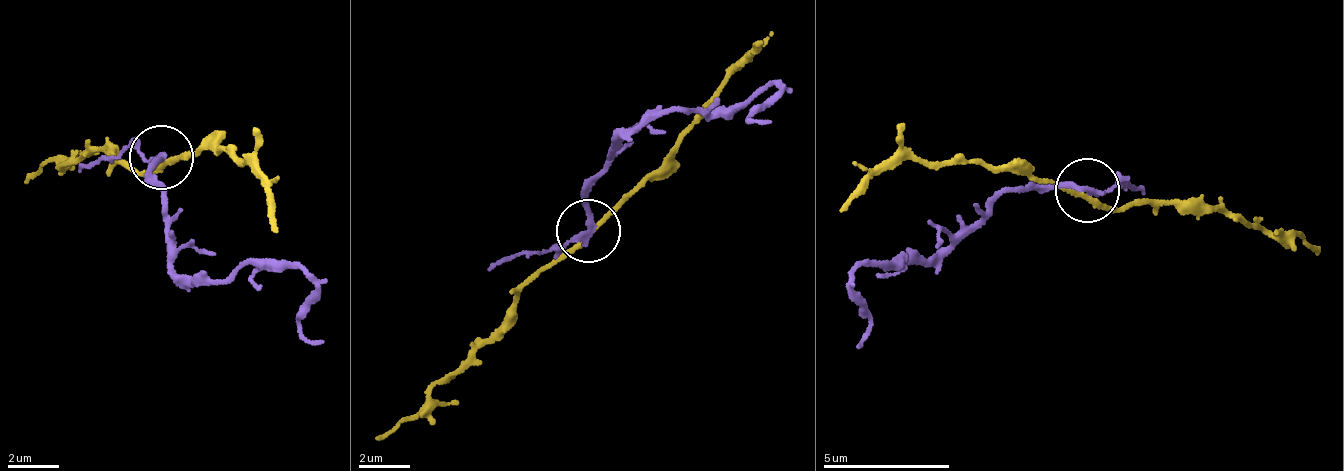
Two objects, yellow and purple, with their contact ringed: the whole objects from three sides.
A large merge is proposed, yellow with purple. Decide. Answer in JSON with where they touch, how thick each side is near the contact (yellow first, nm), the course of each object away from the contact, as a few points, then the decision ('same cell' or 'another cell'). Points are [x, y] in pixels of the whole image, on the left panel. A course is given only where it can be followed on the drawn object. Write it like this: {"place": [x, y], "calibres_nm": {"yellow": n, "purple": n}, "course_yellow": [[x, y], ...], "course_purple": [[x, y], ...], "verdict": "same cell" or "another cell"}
{"place": [161, 157], "calibres_nm": {"yellow": 190, "purple": 240}, "course_yellow": [[160, 161], [212, 146], [247, 164], [255, 173], [275, 234]], "course_purple": [[160, 155], [146, 178], [177, 271], [213, 282], [301, 264], [318, 297], [296, 325], [326, 342]], "verdict": "another cell"}

